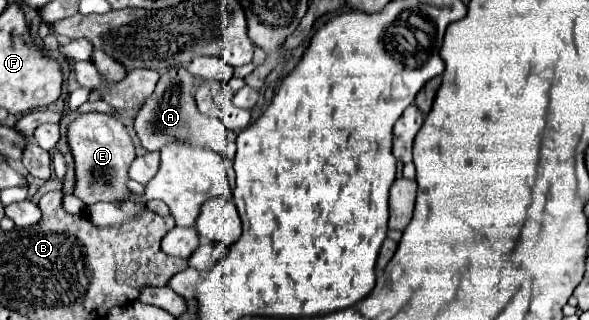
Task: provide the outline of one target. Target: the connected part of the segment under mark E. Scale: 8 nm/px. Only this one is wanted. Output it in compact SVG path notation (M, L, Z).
M102 112L80 114L68 126L66 136L76 166L76 186L74 186L76 198L80 198L86 206L90 206L96 202L122 202L124 198L128 198L128 194L132 194L126 182L130 180L128 168L136 158L136 148L128 128L118 118Z

